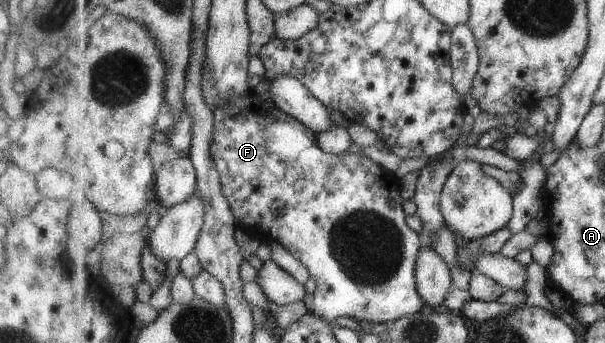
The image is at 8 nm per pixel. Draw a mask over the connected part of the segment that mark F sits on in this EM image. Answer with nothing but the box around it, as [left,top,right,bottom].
[212,90,424,324]

